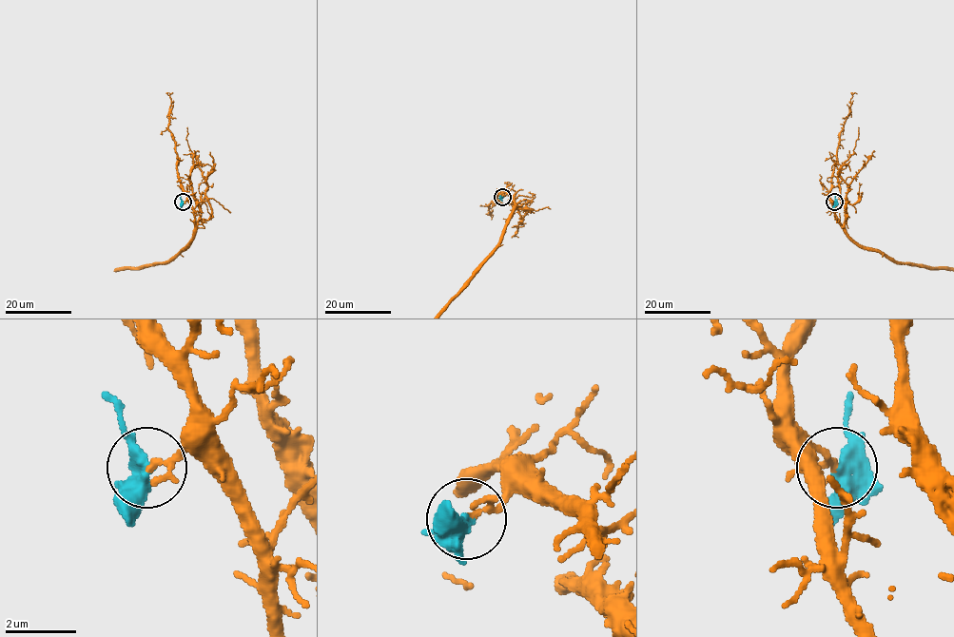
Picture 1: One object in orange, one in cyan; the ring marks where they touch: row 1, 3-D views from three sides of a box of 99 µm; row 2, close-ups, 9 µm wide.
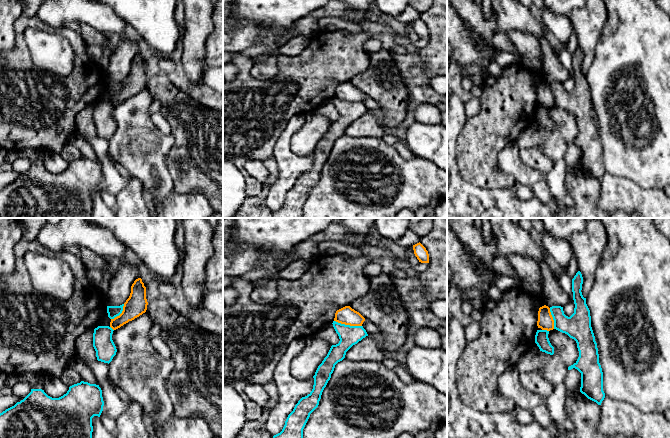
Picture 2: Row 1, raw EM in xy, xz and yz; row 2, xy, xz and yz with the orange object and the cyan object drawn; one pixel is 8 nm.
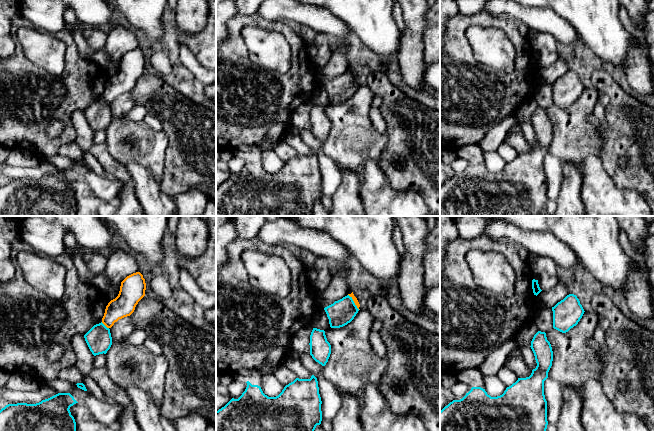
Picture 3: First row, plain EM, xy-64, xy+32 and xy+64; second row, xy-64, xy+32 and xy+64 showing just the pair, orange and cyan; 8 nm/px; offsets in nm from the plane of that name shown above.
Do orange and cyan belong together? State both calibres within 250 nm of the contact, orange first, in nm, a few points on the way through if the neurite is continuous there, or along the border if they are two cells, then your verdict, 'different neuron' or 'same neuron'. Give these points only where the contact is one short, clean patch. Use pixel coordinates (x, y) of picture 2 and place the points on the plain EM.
140/160 nm | along xz (334, 96), (340, 99), (361, 102) | different neuron

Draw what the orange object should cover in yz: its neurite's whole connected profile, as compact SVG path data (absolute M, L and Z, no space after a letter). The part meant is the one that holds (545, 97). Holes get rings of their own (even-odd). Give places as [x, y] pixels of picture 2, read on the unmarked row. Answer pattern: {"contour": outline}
{"contour": "M546 81L539 84L537 102L547 107L554 105L554 96L550 84Z"}

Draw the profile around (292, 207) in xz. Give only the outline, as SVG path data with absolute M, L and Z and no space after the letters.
M333 97L339 119L332 121L327 132L318 142L312 167L302 173L288 191L282 207L273 212L274 218L303 218L303 205L310 190L318 183L322 168L331 154L335 141L345 134L346 128L368 112L363 102L350 102Z

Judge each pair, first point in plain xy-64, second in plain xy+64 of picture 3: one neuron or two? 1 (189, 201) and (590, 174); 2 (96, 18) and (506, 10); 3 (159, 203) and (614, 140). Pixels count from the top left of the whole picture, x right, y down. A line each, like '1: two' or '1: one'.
1: one
2: one
3: two

